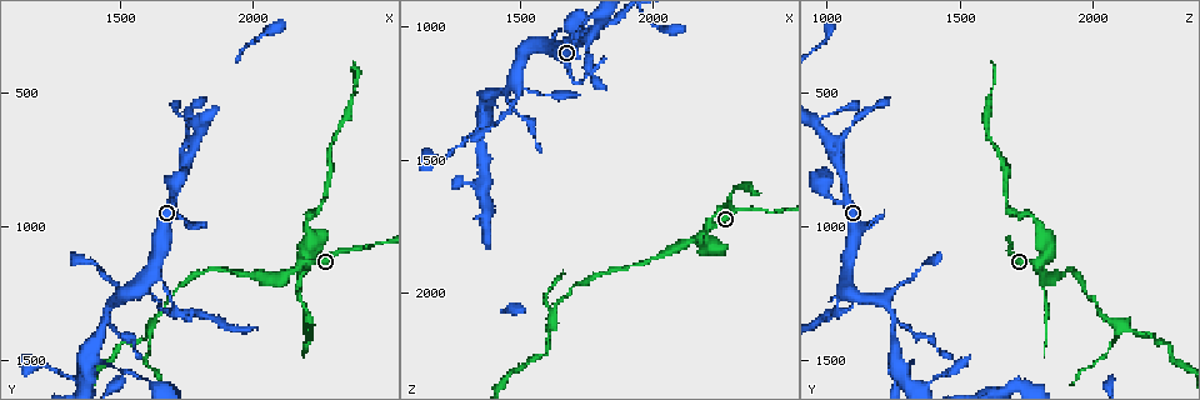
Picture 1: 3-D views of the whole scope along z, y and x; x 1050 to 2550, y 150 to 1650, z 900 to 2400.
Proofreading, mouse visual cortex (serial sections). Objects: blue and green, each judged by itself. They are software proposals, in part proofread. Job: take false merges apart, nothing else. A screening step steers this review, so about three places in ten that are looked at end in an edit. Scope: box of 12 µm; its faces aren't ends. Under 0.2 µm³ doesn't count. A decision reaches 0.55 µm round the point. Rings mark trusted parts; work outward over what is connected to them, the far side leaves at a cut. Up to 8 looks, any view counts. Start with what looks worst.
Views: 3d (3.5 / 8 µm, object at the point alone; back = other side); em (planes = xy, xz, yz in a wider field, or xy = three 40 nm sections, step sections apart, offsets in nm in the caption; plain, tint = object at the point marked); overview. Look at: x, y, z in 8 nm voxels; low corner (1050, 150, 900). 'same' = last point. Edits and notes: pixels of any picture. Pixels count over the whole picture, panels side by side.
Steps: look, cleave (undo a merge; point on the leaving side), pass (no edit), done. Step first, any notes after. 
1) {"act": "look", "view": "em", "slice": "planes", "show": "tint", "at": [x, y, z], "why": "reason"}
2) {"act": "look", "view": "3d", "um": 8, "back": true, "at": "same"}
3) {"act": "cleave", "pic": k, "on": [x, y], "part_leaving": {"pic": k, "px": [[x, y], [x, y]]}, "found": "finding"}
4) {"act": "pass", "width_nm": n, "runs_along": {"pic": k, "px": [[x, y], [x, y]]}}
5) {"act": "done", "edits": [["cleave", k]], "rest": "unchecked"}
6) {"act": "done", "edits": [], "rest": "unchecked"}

{"act": "look", "view": "3d", "um": 3.5, "at": [2190, 1100, 1840], "why": "abrupt turn"}

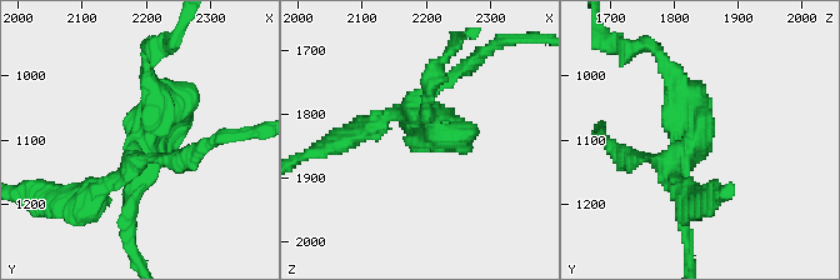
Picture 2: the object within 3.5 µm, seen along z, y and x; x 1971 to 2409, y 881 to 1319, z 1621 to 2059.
{"act": "look", "view": "em", "slice": "xy", "step": 2, "show": "tint", "at": [2200, 1105, 1835], "why": "shape alone is not enough"}

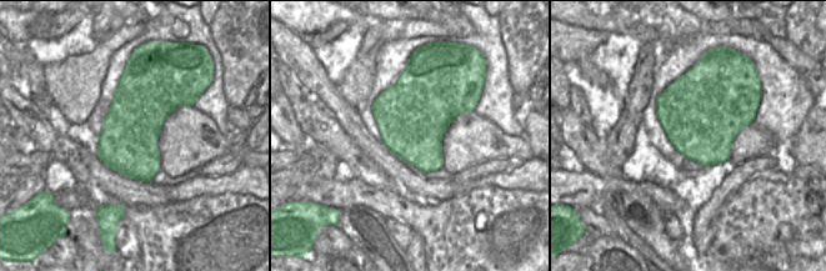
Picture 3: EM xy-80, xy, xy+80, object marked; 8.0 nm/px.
{"act": "look", "view": "em", "slice": "planes", "show": "tint", "at": "same"}

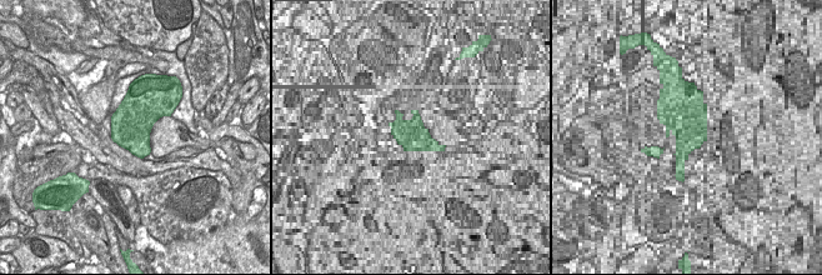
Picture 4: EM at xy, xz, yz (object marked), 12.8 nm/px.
{"act": "cleave", "pic": 2, "on": [176, 123], "width_nm": 550, "part_leaving": {"pic": 2, "px": [[141, 144], [153, 125], [149, 51]]}, "found": "two cells meet here"}

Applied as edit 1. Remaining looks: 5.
{"act": "look", "view": "overview"}

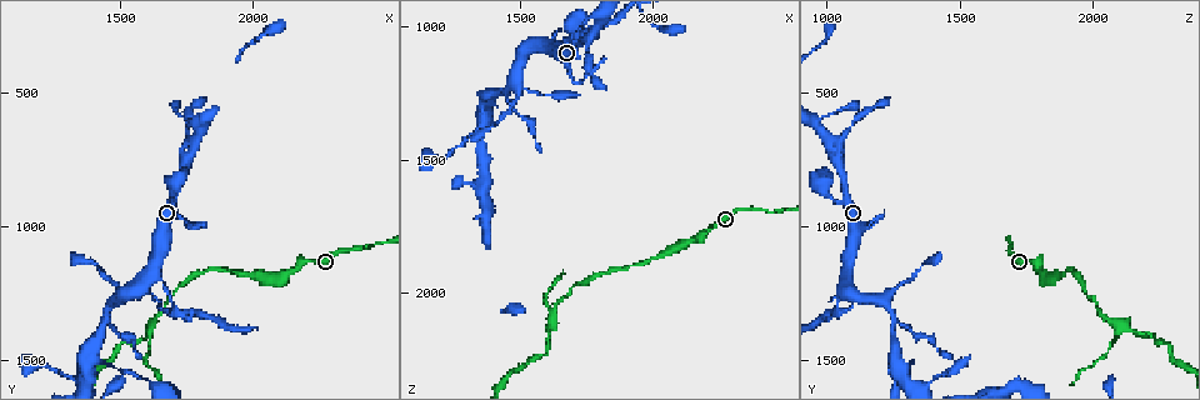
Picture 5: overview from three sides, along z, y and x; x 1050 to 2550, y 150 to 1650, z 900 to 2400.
{"act": "look", "view": "3d", "um": 3.5, "at": [1610, 1190, 1080], "why": "three-way junction"}

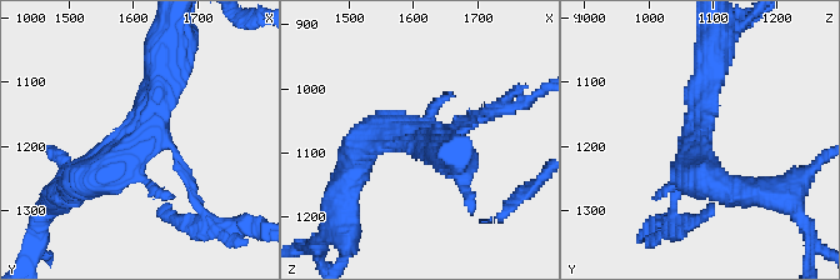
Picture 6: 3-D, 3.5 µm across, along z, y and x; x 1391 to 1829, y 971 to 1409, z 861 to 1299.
{"act": "look", "view": "em", "slice": "xy", "step": 1, "show": "tint", "at": [1620, 1180, 1070], "why": "need the tissue"}

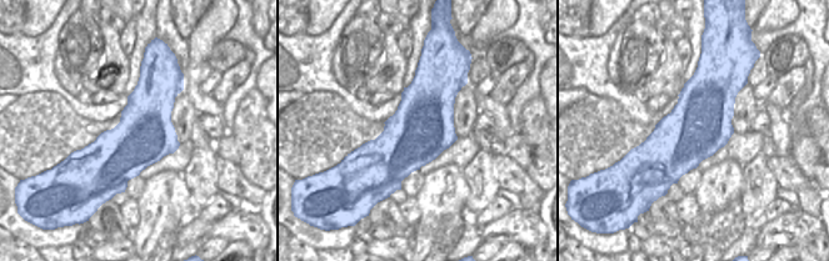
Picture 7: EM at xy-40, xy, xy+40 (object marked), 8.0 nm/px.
{"act": "look", "view": "em", "slice": "planes", "show": "tint", "at": "same"}

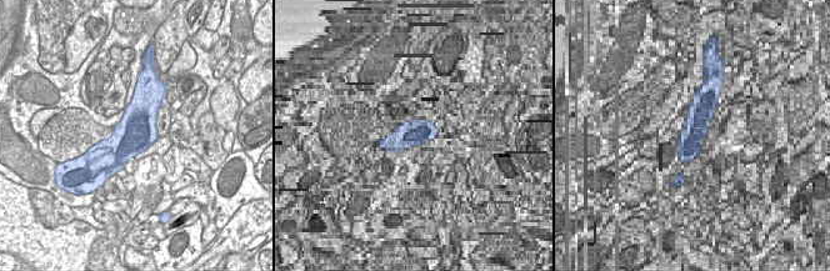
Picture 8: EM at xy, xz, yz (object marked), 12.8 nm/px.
{"act": "cleave", "pic": 6, "on": [193, 186], "part_leaving": {"pic": 6, "px": [[175, 151], [209, 221], [248, 225]]}, "found": "a second cell is stuck on"}

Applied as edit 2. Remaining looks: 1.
{"act": "done", "edits": [["cleave", 2], ["cleave", 6]], "rest": "unchecked"}

